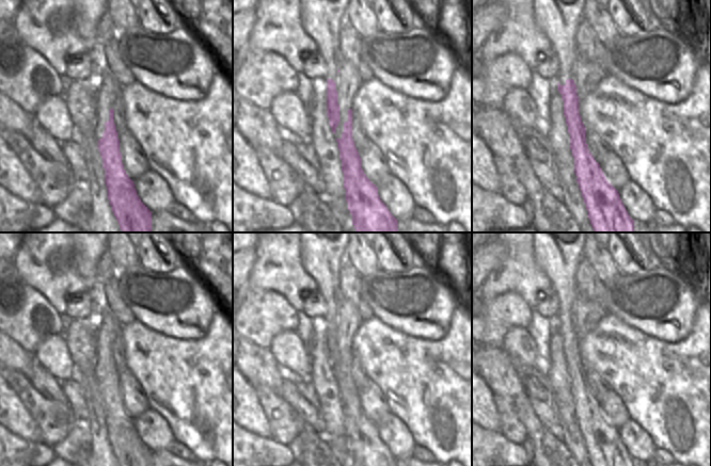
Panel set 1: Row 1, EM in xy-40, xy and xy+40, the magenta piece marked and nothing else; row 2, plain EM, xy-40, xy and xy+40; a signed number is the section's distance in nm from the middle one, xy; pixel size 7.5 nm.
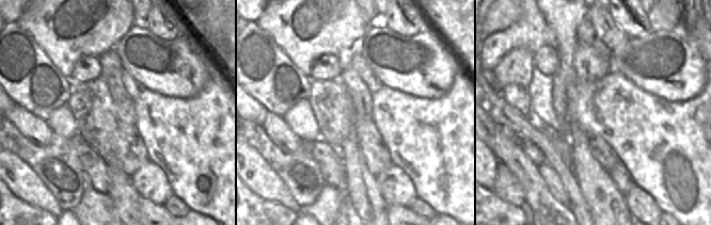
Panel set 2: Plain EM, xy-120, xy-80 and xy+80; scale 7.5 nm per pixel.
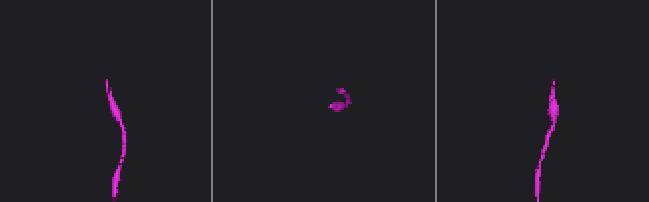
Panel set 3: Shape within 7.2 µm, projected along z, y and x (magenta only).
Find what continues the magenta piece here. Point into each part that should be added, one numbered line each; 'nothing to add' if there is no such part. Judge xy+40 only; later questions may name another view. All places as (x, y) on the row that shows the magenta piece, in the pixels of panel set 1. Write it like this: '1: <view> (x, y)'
1: xy+40 (558, 19)

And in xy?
1: xy (321, 19)

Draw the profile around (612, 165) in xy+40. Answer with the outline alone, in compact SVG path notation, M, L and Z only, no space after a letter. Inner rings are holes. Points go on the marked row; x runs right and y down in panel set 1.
M609 150L600 167L609 183L616 190L626 186L630 180L621 159L612 150Z

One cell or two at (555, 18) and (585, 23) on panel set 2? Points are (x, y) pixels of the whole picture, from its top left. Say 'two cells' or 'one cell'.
two cells

